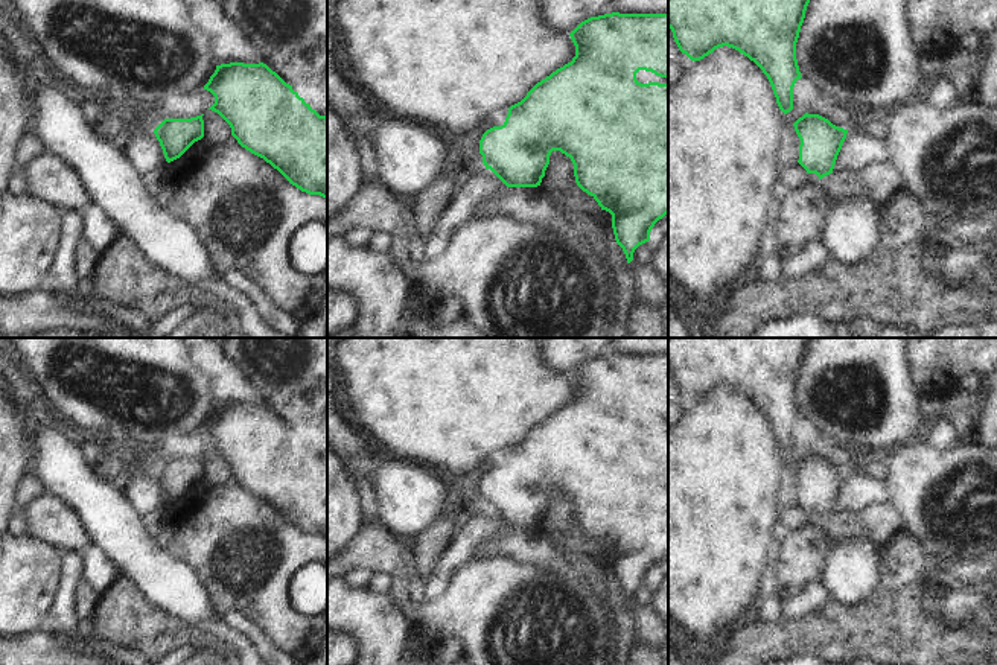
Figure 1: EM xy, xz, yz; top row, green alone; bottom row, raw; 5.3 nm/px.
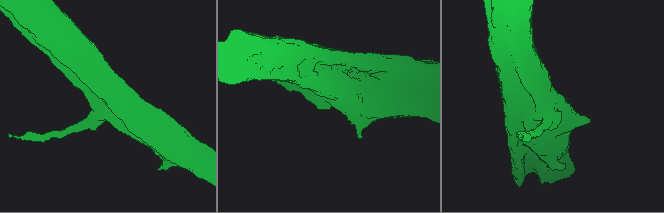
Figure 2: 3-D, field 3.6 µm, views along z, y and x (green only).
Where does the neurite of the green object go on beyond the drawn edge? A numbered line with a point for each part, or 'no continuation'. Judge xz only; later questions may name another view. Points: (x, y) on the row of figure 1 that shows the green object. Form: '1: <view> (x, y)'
no continuation

